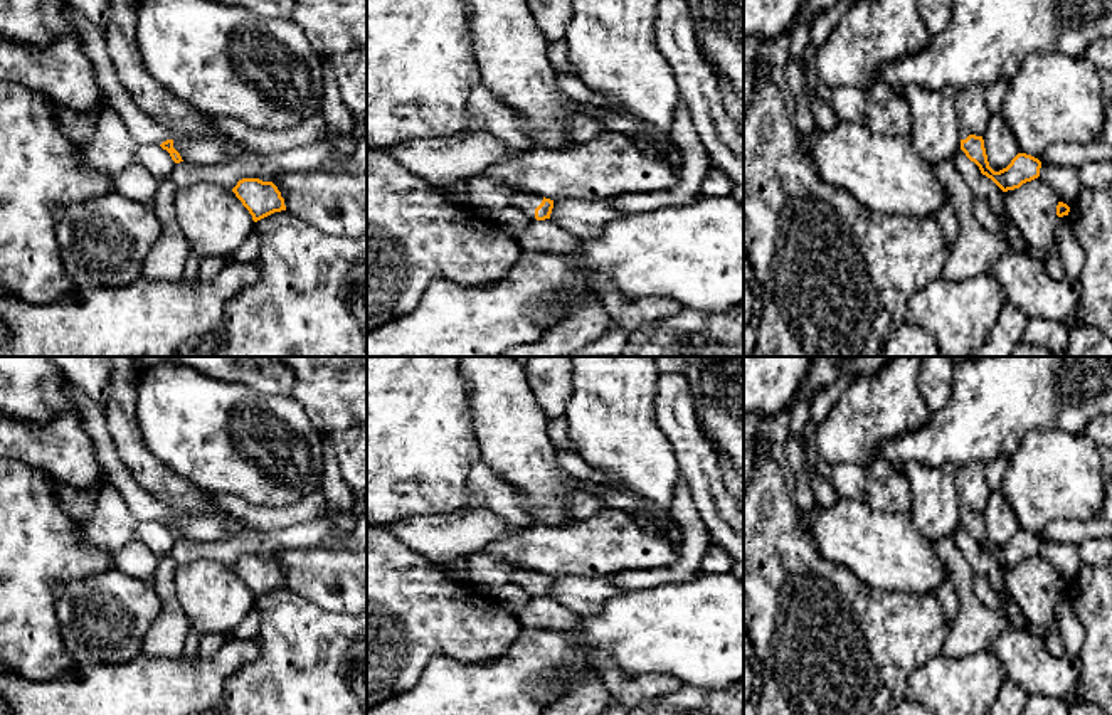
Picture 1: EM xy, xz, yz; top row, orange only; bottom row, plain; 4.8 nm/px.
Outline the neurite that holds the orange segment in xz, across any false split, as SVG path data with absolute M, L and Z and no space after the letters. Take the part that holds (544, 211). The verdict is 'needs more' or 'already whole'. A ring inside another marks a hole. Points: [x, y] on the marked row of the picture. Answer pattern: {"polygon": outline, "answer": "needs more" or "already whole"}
{"polygon": "M516 192L511 205L525 212L530 219L545 220L550 219L553 200L535 193Z", "answer": "needs more"}

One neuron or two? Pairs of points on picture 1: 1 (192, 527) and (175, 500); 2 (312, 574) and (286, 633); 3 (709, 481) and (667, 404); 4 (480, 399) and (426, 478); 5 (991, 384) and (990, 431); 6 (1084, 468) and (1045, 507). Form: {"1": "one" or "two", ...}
{"1": "two", "2": "two", "3": "one", "4": "two", "5": "one", "6": "one"}

